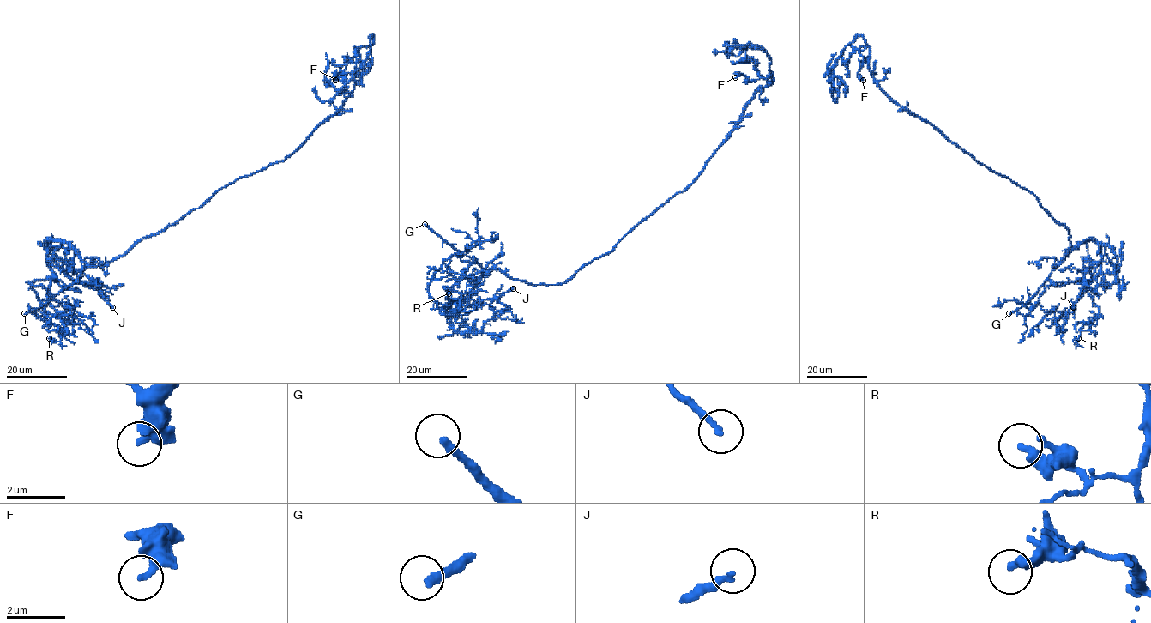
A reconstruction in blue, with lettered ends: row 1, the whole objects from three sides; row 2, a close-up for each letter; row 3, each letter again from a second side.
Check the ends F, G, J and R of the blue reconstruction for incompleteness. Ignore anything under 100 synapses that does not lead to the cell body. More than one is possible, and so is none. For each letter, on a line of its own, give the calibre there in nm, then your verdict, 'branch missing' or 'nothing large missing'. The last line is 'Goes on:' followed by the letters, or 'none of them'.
F: calibre 280 nm; nothing large missing
G: calibre 280 nm; branch missing
J: calibre 180 nm; nothing large missing
R: calibre 320 nm; nothing large missing
Goes on: G

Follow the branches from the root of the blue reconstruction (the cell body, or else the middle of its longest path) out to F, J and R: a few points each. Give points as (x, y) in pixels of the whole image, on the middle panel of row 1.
F: (613, 249), (692, 182), (743, 108), (760, 88), (772, 83), (759, 75), (750, 81), (739, 74), (735, 77)
J: (613, 249), (558, 284), (528, 284), (490, 269), (461, 300), (454, 303), (470, 306), (497, 299), (513, 288)
R: (613, 249), (558, 284), (490, 269), (448, 316), (431, 298), (443, 313), (467, 305), (448, 293)

